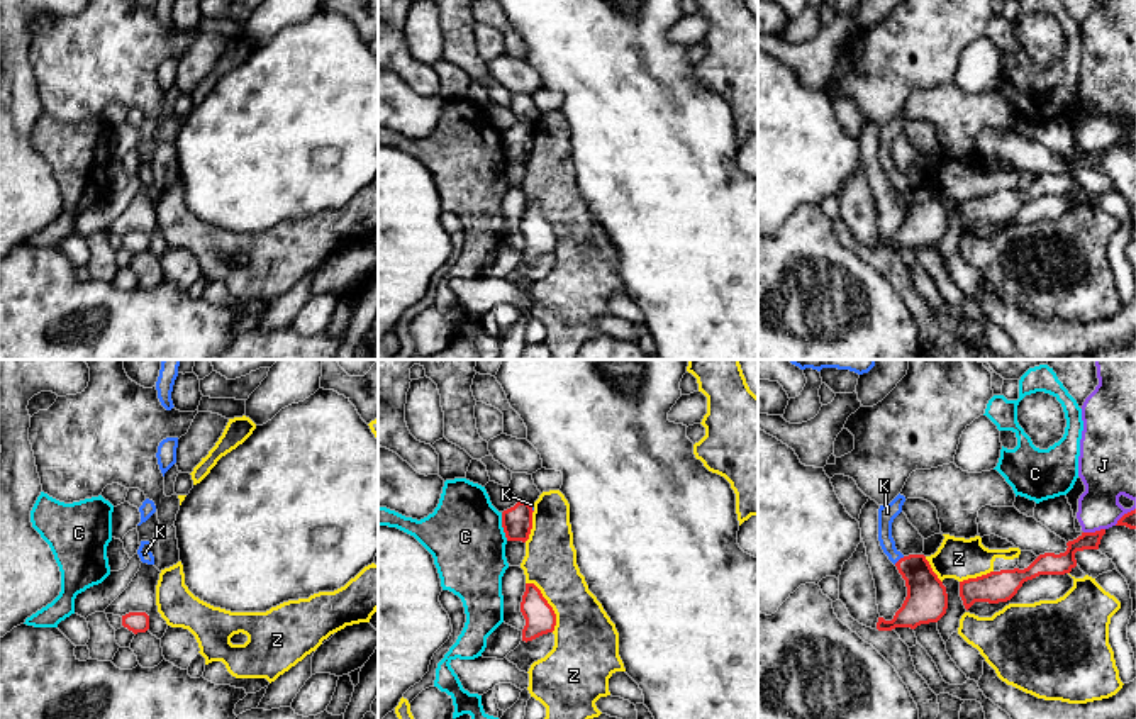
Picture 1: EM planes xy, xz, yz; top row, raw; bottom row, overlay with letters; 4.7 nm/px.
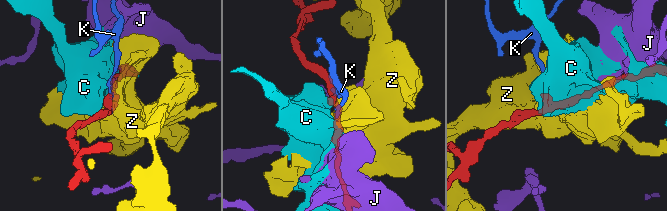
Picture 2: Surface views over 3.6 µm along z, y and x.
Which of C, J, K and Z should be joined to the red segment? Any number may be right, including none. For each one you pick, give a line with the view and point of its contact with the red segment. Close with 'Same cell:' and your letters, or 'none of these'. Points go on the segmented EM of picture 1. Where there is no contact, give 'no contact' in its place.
K: contact yz (901, 558)
Same cell: K

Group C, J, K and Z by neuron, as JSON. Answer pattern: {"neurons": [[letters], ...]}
{"neurons": [["C"], ["J"], ["K"], ["Z"]]}

